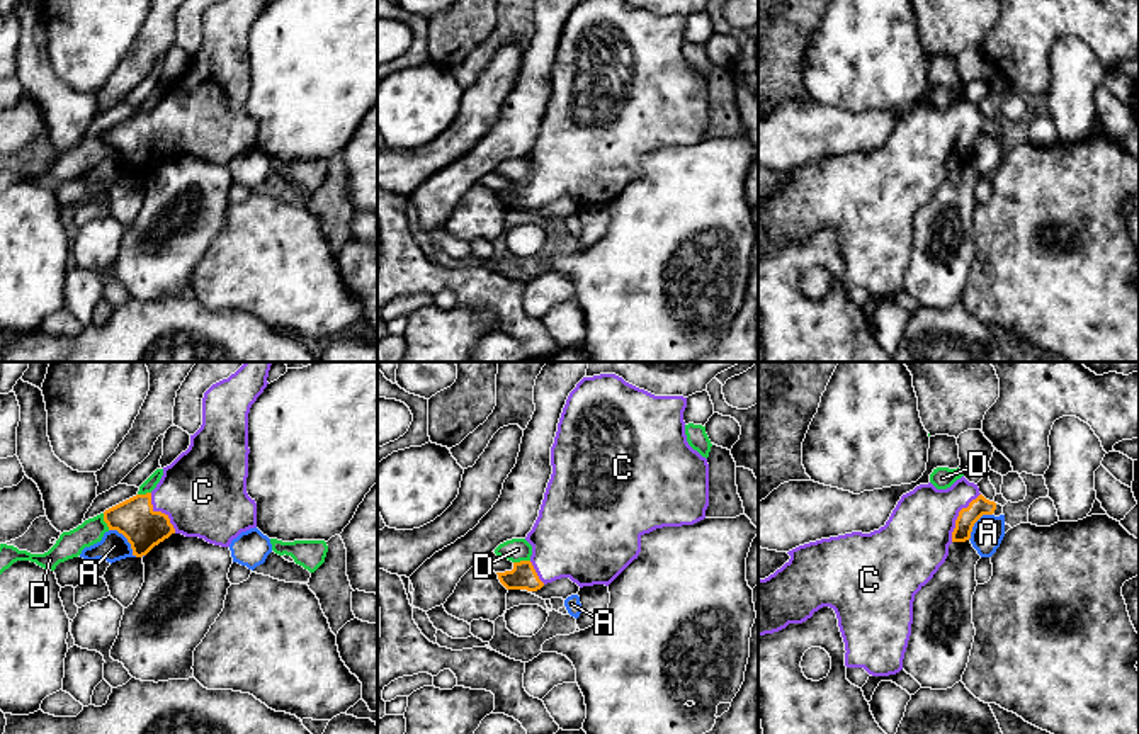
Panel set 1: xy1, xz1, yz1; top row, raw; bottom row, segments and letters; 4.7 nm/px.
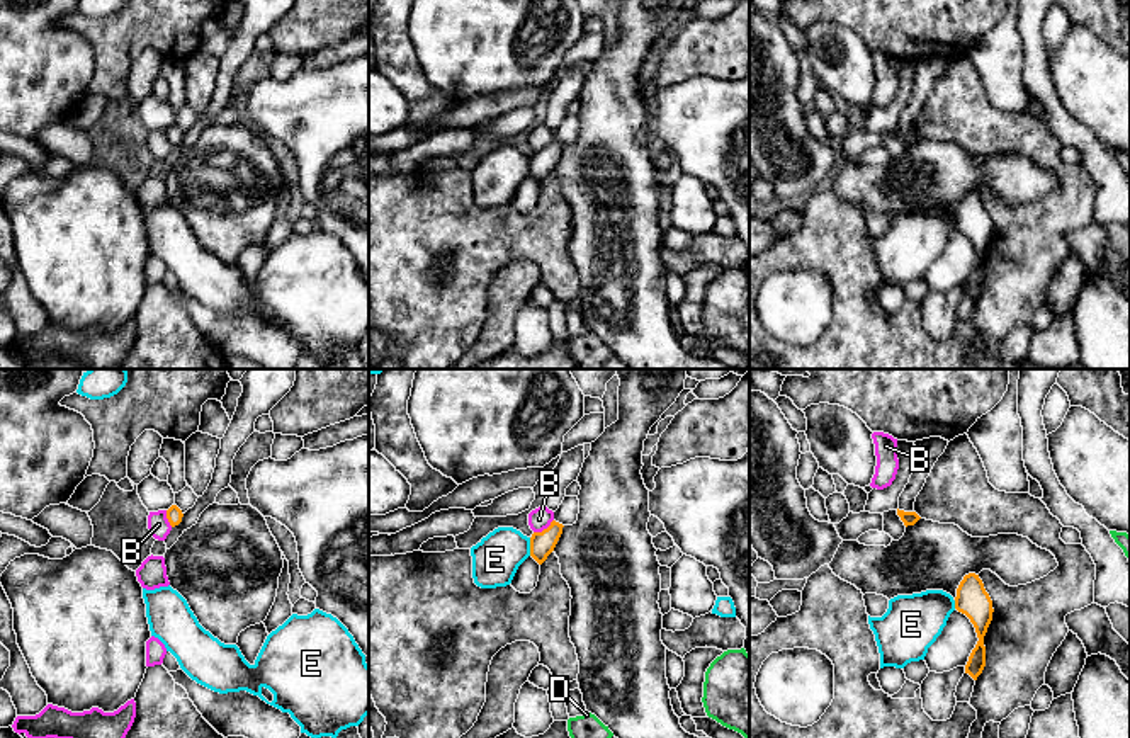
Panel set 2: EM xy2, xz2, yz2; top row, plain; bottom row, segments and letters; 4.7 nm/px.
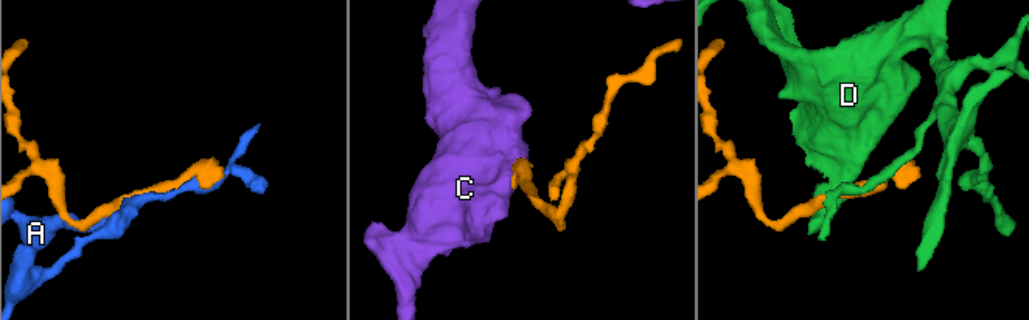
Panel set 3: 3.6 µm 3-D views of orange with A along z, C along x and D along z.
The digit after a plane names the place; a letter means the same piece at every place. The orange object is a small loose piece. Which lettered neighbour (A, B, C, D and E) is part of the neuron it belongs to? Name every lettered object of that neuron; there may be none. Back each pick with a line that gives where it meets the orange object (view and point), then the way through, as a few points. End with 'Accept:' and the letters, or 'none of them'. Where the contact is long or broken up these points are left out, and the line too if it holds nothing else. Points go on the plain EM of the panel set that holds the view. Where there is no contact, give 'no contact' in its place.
C: meets orange in yz1 at (957, 136); runs through yz1 (968, 136), (957, 136), (940, 136), (913, 163)
Accept: C

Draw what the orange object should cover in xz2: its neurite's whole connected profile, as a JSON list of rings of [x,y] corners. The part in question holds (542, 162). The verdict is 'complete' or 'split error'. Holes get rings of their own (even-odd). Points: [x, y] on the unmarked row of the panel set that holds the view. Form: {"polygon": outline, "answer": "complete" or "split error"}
{"polygon": [[[552,139],[547,148],[542,151],[534,151],[530,156],[530,175],[542,184],[547,175],[554,170],[561,153],[562,153],[562,143]]], "answer": "complete"}

